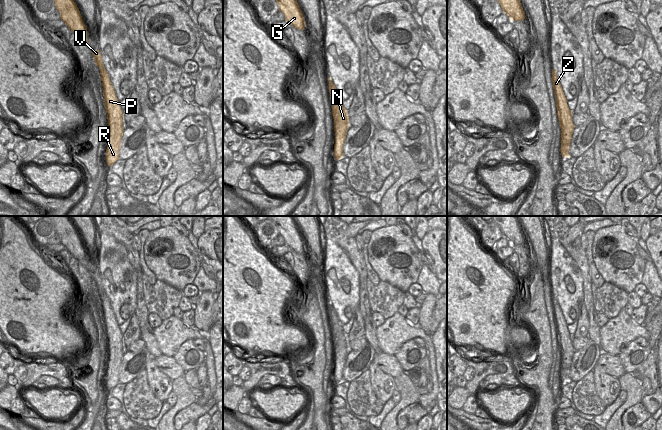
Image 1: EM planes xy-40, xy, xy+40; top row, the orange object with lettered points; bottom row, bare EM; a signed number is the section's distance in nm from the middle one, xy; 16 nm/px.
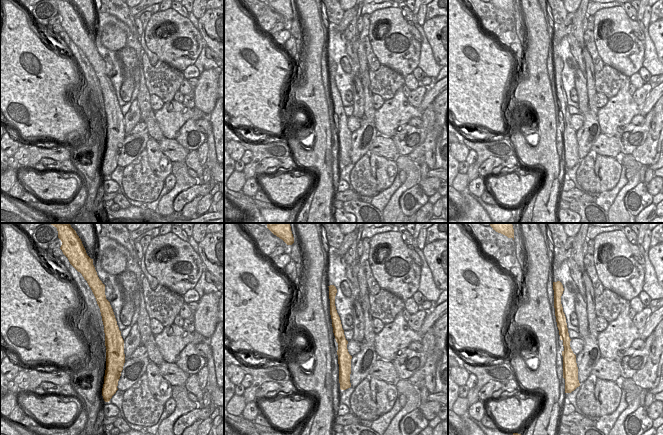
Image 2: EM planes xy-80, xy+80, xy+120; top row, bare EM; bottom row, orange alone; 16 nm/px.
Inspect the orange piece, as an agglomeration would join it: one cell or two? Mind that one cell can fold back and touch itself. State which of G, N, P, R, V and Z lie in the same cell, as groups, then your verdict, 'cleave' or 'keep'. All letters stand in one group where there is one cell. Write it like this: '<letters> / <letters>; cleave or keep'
G P R V / N Z; cleave

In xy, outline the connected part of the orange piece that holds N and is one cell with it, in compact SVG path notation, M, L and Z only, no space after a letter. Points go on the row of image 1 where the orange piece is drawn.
M329 80L329 93L330 93L330 99L331 99L331 105L332 105L332 111L335 111L336 114L333 115L333 119L337 119L338 124L341 123L348 123L349 124L349 116L344 106L343 101L338 95L337 89L335 85L333 84L332 80Z

